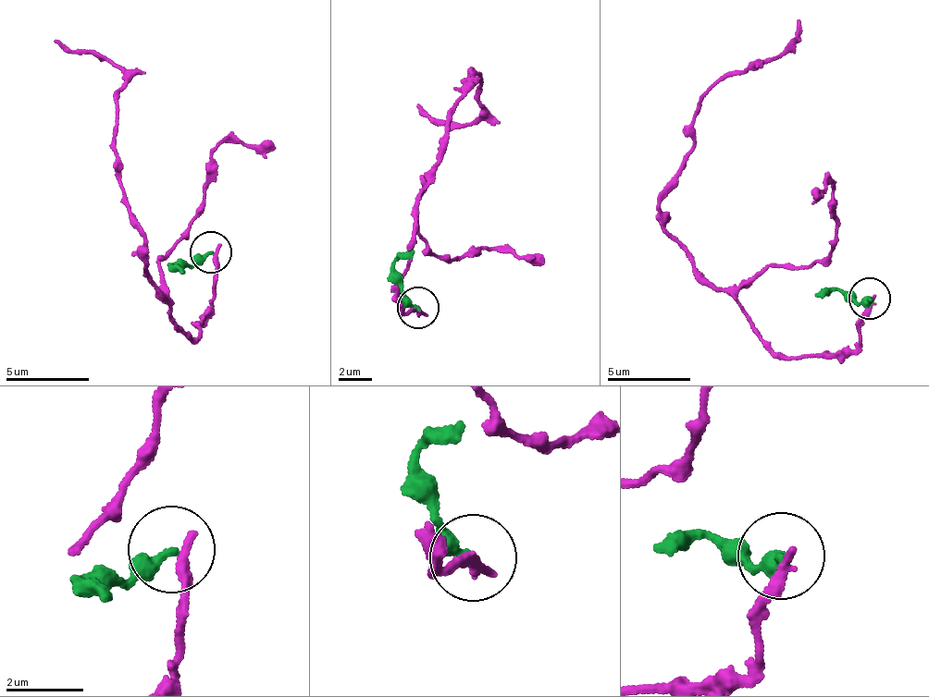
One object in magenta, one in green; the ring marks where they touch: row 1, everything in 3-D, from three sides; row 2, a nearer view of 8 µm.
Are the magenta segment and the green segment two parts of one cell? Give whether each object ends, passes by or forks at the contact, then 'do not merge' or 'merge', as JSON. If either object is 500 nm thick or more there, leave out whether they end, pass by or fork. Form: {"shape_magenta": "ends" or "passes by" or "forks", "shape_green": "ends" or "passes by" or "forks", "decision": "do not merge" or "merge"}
{"shape_magenta": "ends", "shape_green": "ends", "decision": "do not merge"}

